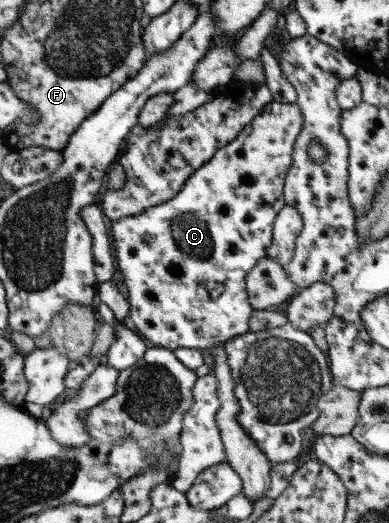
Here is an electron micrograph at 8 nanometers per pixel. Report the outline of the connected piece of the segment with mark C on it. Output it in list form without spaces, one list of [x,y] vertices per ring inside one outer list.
[[[268,102],[262,109],[245,125],[237,136],[225,146],[217,149],[213,156],[204,162],[183,183],[179,192],[168,201],[157,206],[150,206],[139,214],[129,215],[125,218],[110,220],[109,233],[113,242],[113,258],[117,262],[117,268],[121,272],[123,282],[127,288],[128,316],[137,330],[137,334],[150,346],[173,350],[178,347],[187,349],[207,349],[217,346],[235,336],[248,332],[249,315],[252,307],[249,305],[246,292],[246,274],[260,258],[266,256],[266,248],[270,245],[272,237],[272,224],[278,210],[286,204],[283,198],[283,179],[286,177],[288,168],[292,163],[291,153],[295,137],[299,134],[302,125],[302,114],[298,106],[293,104],[281,104],[280,102]]]

